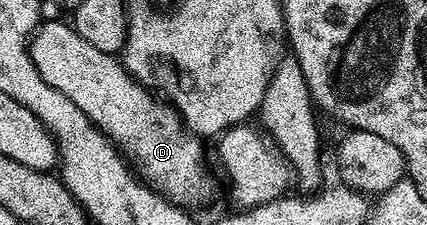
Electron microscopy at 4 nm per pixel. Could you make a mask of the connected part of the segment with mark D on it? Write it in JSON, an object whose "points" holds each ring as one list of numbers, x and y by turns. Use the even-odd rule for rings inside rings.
{"points":[[62,18,40,22,31,36,29,50,33,65,37,65,37,73,41,73,45,83,53,89,61,89,61,93,65,93,65,97,69,97,69,101,73,101,73,105,77,105,77,109,81,109,81,113,89,117,89,121,126,156,130,166,146,186,184,209,199,207,214,197,215,179,207,172,207,159,203,156,204,140,192,135,183,126,182,118,174,106,156,97,142,83,136,81,115,55,101,53,101,49,85,41,85,37,81,37,74,26,70,22,65,23]]}

